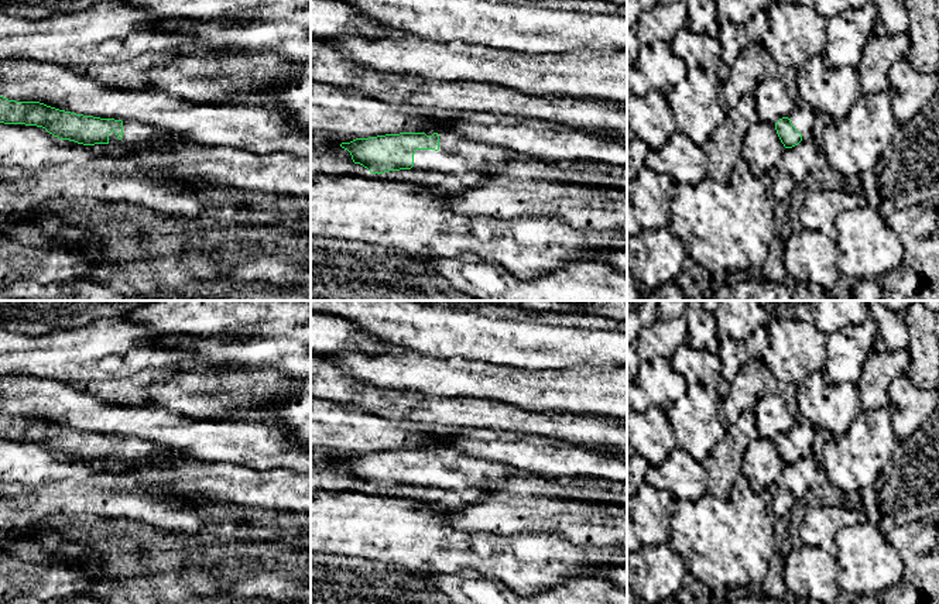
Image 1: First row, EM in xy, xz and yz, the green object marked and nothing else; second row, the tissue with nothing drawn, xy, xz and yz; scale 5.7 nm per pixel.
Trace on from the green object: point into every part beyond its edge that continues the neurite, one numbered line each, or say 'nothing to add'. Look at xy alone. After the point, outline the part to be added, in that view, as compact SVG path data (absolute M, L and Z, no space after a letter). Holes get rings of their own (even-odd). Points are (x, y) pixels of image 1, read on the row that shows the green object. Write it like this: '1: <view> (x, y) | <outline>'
1: xy (134, 134) | M123 121L123 138L119 140L116 133L109 134L112 147L177 147L186 140L171 131L137 121Z

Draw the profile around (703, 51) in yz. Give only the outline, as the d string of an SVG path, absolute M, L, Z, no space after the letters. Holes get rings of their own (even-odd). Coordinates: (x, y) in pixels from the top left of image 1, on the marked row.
M685 27L675 34L671 48L685 64L713 73L720 83L729 79L730 66L722 58L719 38L696 35Z

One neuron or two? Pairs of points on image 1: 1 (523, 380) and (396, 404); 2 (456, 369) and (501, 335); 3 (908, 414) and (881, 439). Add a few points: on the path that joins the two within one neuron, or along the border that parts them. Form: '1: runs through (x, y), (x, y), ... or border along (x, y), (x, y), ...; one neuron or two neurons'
1: border along (404, 390), (427, 395), (470, 397); two neurons
2: border along (438, 356), (479, 357), (503, 364); two neurons
3: border along (890, 404), (891, 429), (900, 439); two neurons

